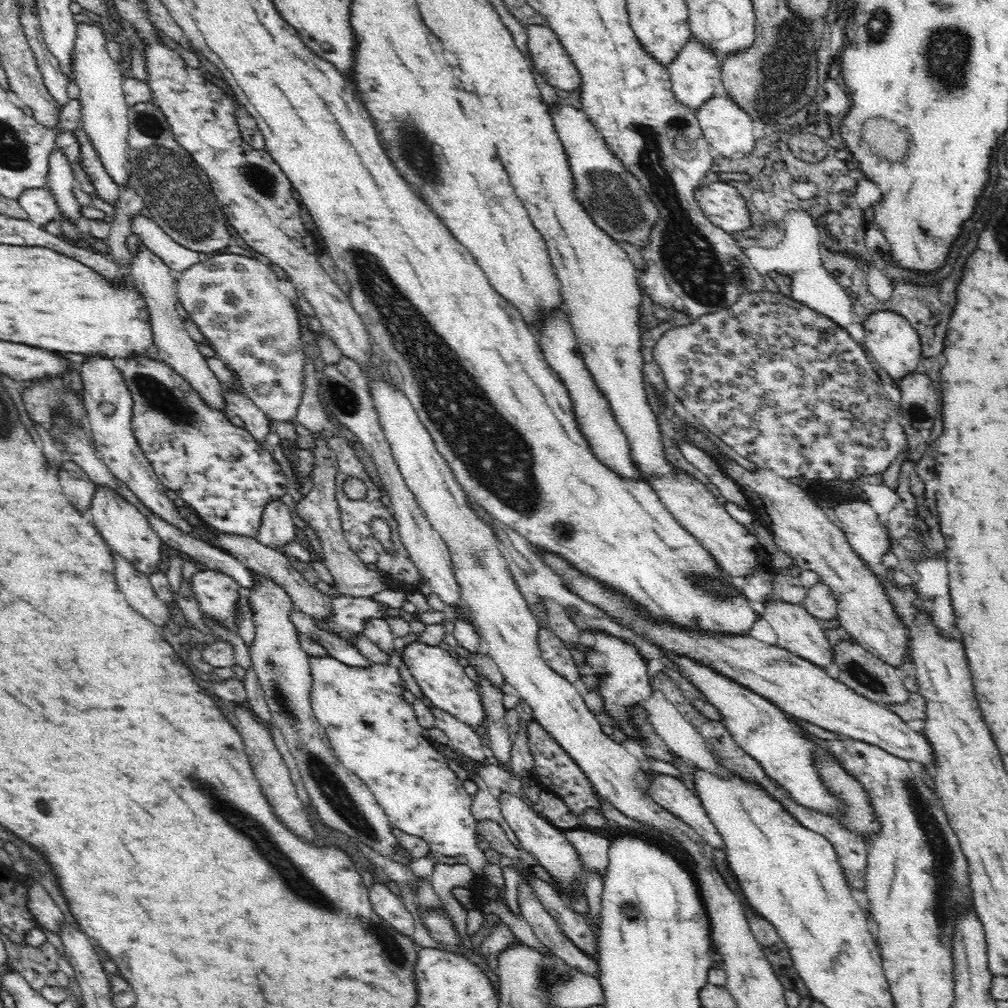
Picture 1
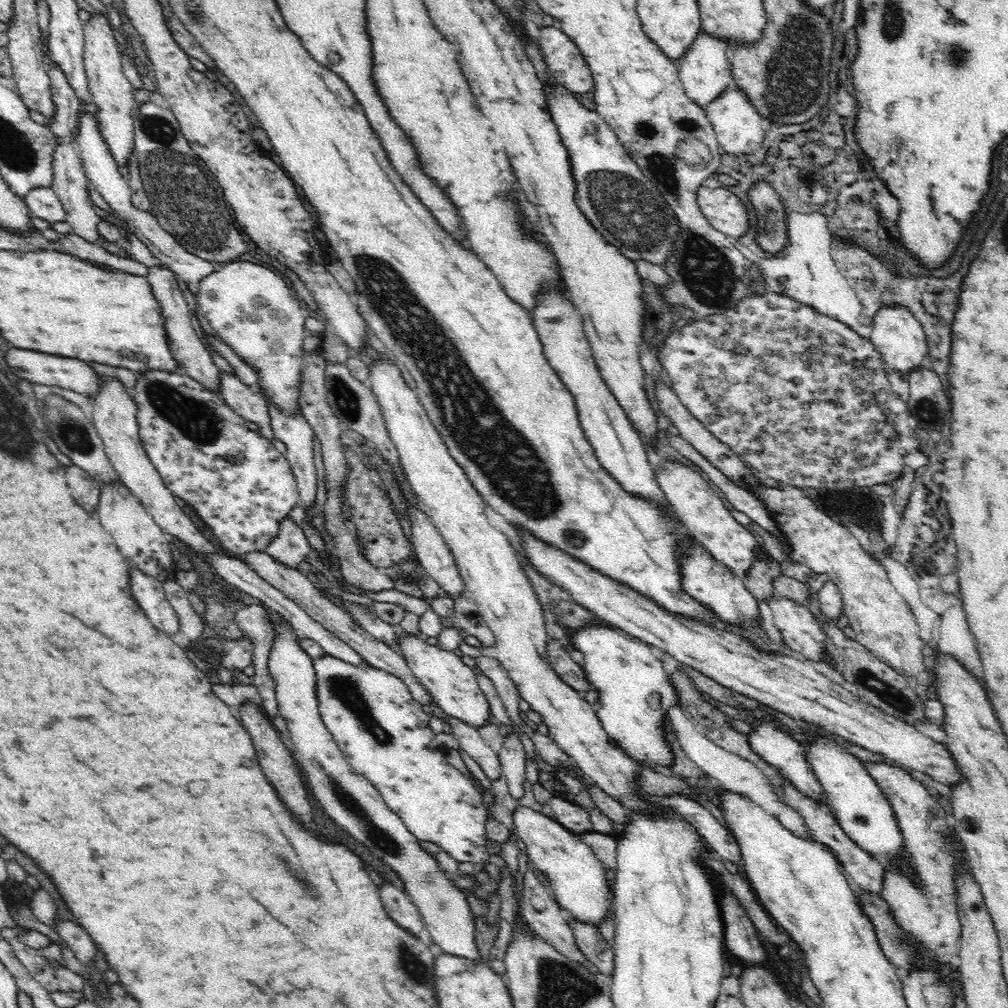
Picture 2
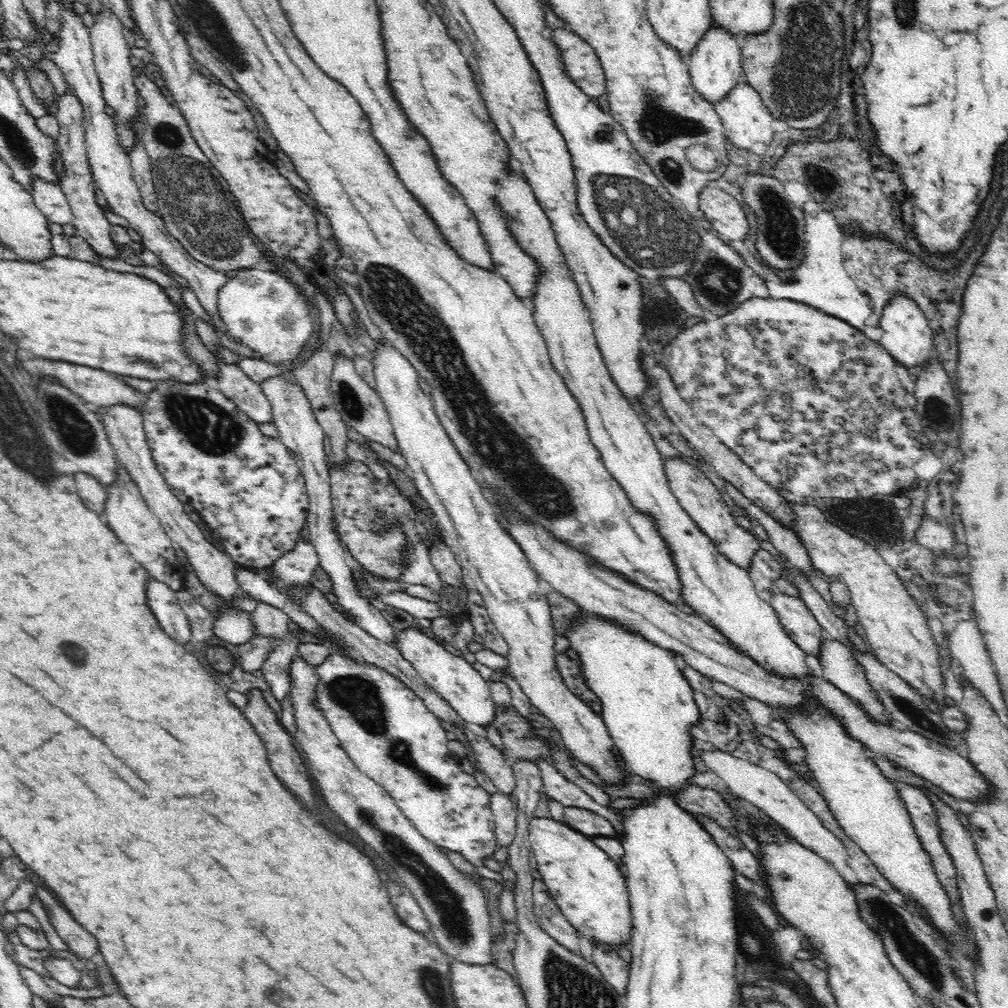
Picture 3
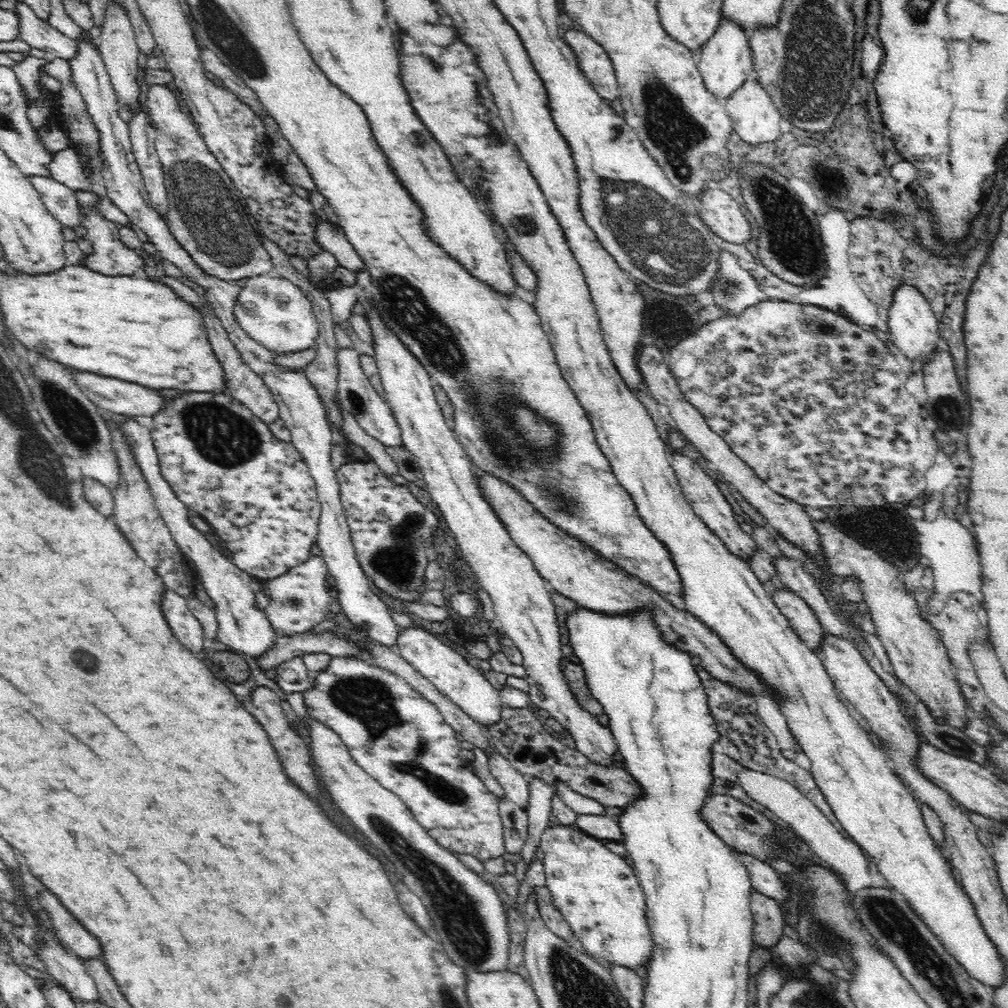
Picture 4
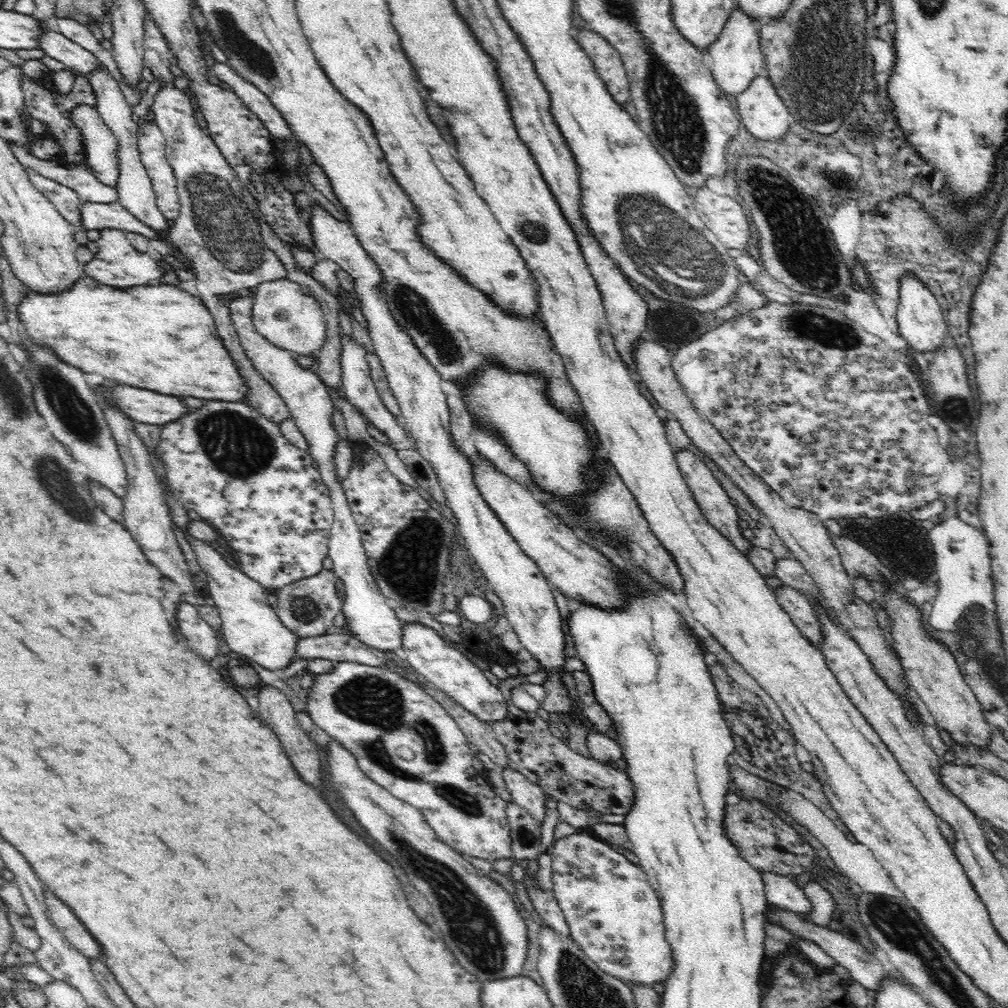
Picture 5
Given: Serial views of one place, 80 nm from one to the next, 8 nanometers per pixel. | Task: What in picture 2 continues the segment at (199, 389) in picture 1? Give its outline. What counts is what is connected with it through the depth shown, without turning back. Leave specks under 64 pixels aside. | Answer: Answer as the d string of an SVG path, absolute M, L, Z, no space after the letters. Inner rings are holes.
M152 266L150 267L150 275L147 279L155 299L160 303L163 310L162 314L164 319L166 319L166 331L168 331L168 343L170 343L174 359L181 362L182 372L191 377L193 381L202 383L212 393L218 394L221 370L214 364L210 352L202 344L202 338L200 338L200 331L197 327L194 313L189 303L182 296L175 273L165 267L156 268L156 266Z

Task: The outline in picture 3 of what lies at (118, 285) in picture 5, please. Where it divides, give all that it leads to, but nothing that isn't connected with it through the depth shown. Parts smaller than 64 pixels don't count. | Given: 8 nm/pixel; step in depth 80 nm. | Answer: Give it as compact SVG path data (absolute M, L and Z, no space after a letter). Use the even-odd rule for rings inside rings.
M74 92L62 97L56 102L56 105L57 111L53 113L53 116L58 120L61 128L57 148L59 154L63 156L63 163L65 164L65 170L67 170L67 175L58 181L64 194L68 197L74 215L73 224L76 227L77 235L87 240L98 257L122 260L123 253L120 245L114 242L111 235L112 224L106 219L105 210L96 201L95 190L97 188L89 163L87 147L85 146L83 106Z

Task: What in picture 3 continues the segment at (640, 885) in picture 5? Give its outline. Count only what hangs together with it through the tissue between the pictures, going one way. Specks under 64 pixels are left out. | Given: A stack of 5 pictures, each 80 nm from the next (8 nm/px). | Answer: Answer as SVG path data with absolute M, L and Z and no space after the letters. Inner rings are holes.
M554 819L532 820L527 838L548 893L579 937L589 940L593 946L602 945L608 951L630 944L634 921L630 893L625 874L620 872L620 863L607 856L590 837Z

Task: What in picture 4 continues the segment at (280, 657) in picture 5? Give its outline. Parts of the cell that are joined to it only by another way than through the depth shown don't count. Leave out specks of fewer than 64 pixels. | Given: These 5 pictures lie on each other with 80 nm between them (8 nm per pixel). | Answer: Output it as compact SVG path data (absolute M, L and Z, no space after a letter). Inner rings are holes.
M129 417L121 423L121 431L127 436L129 444L134 449L134 455L138 459L137 463L146 477L165 525L170 529L181 552L184 552L194 562L195 575L198 576L206 593L215 604L214 609L219 624L216 639L243 656L248 655L255 659L265 657L272 649L275 649L277 640L283 637L283 634L277 632L272 626L265 610L258 607L254 591L254 578L240 570L230 558L224 557L206 539L204 533L190 524L188 507L176 496L168 481L162 476L160 459L157 458L150 430L138 423L136 417Z

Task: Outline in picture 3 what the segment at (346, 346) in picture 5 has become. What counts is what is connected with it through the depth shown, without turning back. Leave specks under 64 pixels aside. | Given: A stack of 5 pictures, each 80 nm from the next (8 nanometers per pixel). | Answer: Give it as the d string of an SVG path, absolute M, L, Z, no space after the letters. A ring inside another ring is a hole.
M336 352L335 366L331 374L336 410L340 413L342 420L360 432L362 436L366 436L366 438L378 442L382 446L397 450L397 440L393 434L393 426L384 402L355 368L354 358L347 358L340 352Z

